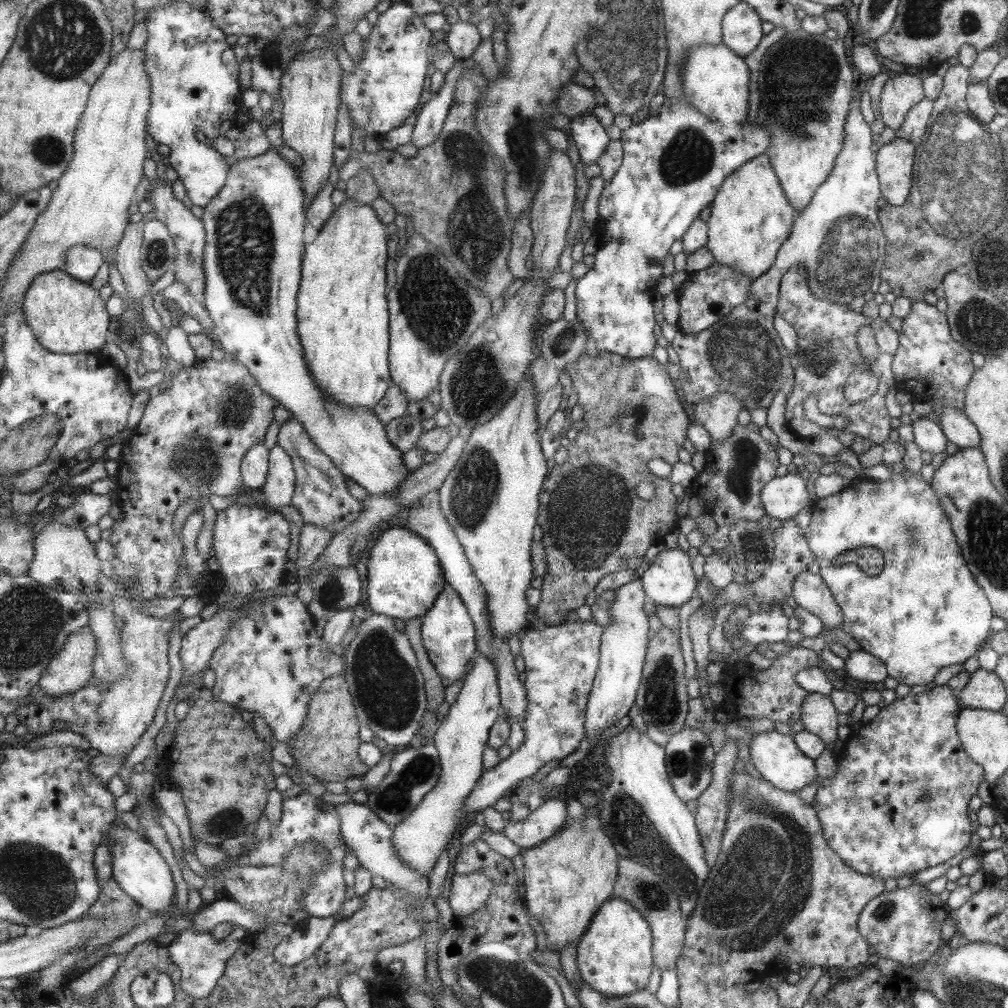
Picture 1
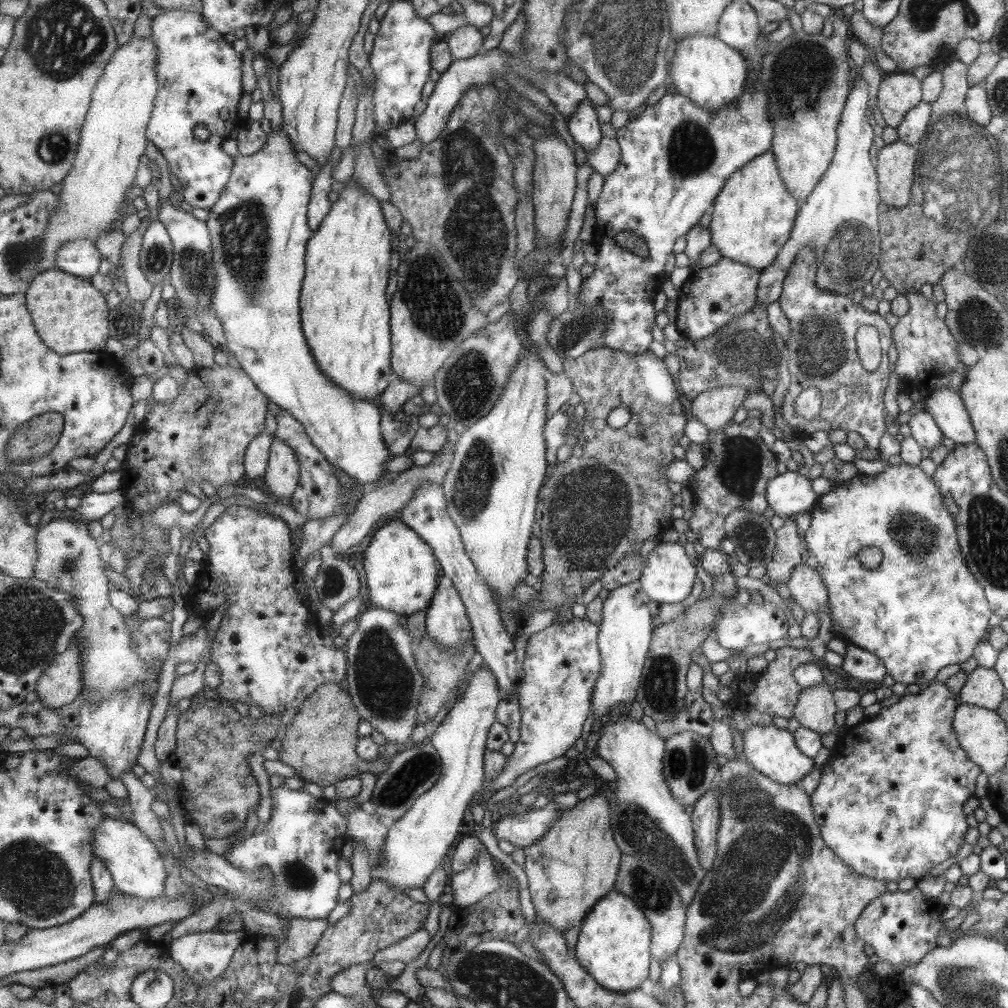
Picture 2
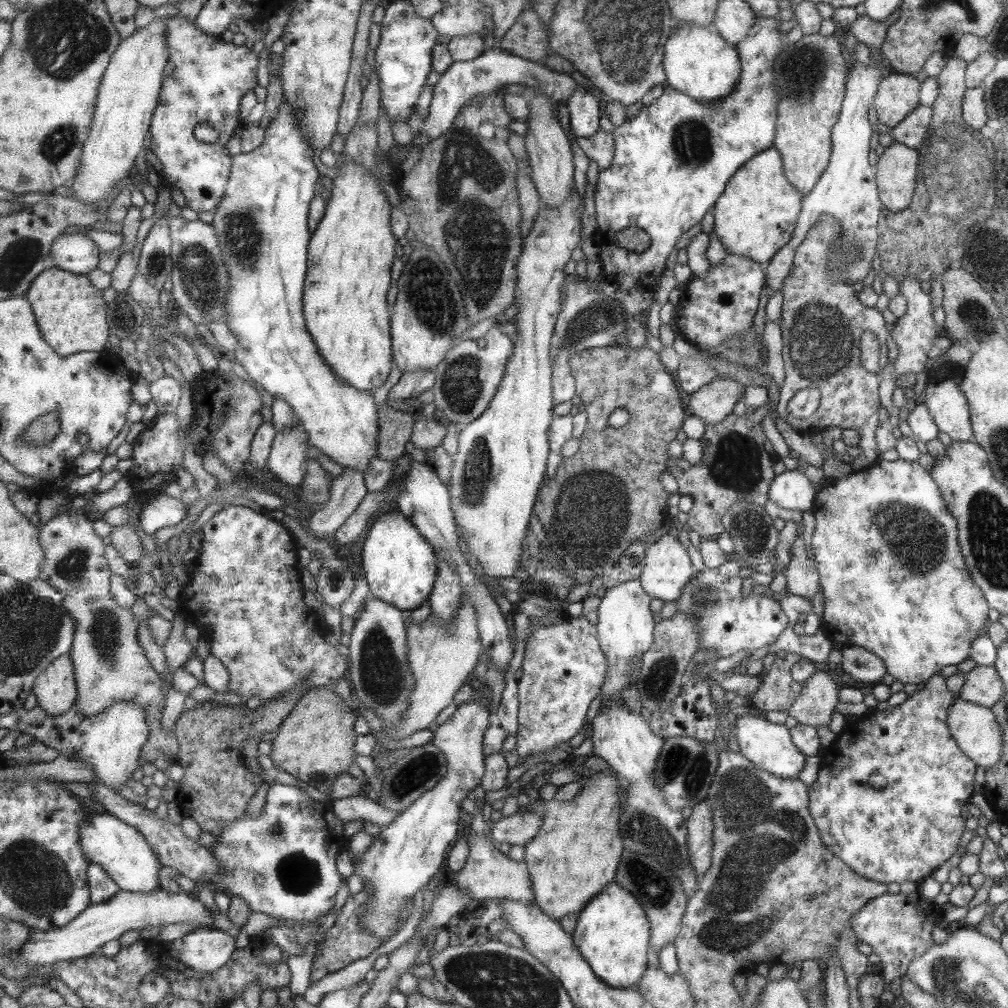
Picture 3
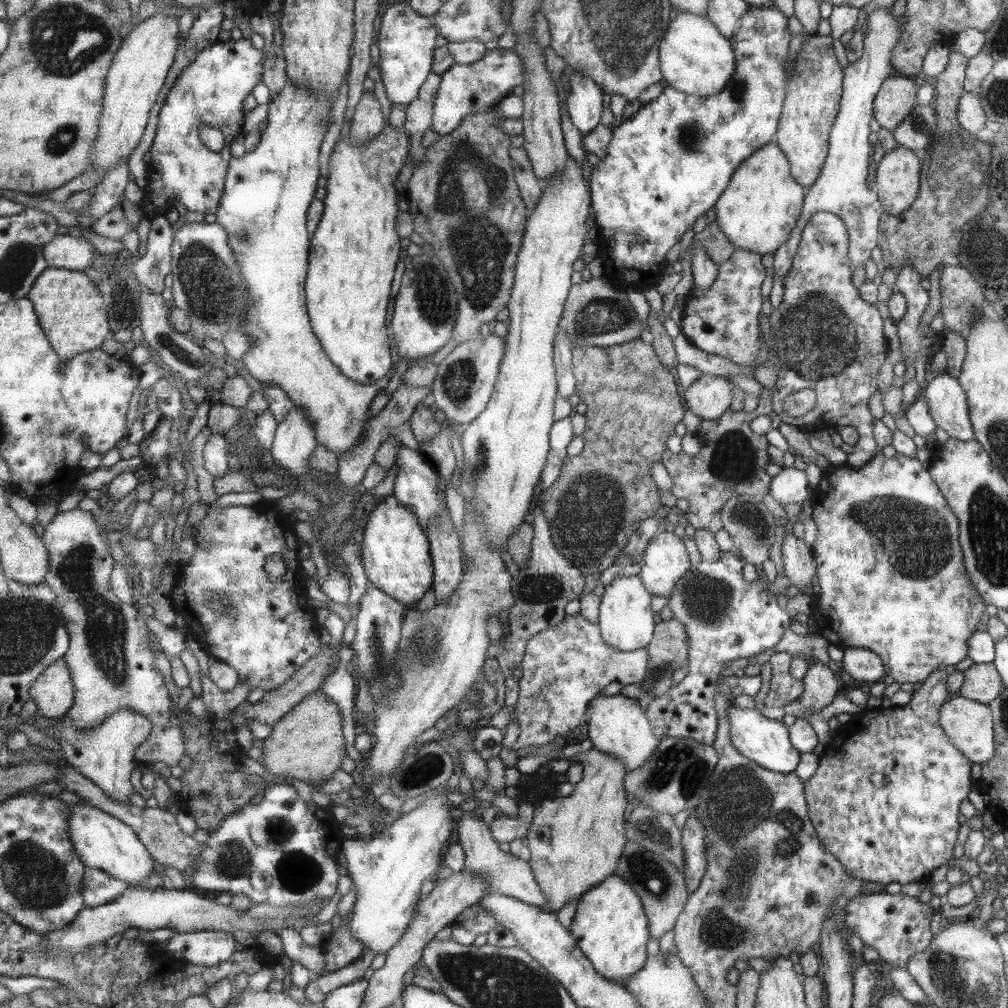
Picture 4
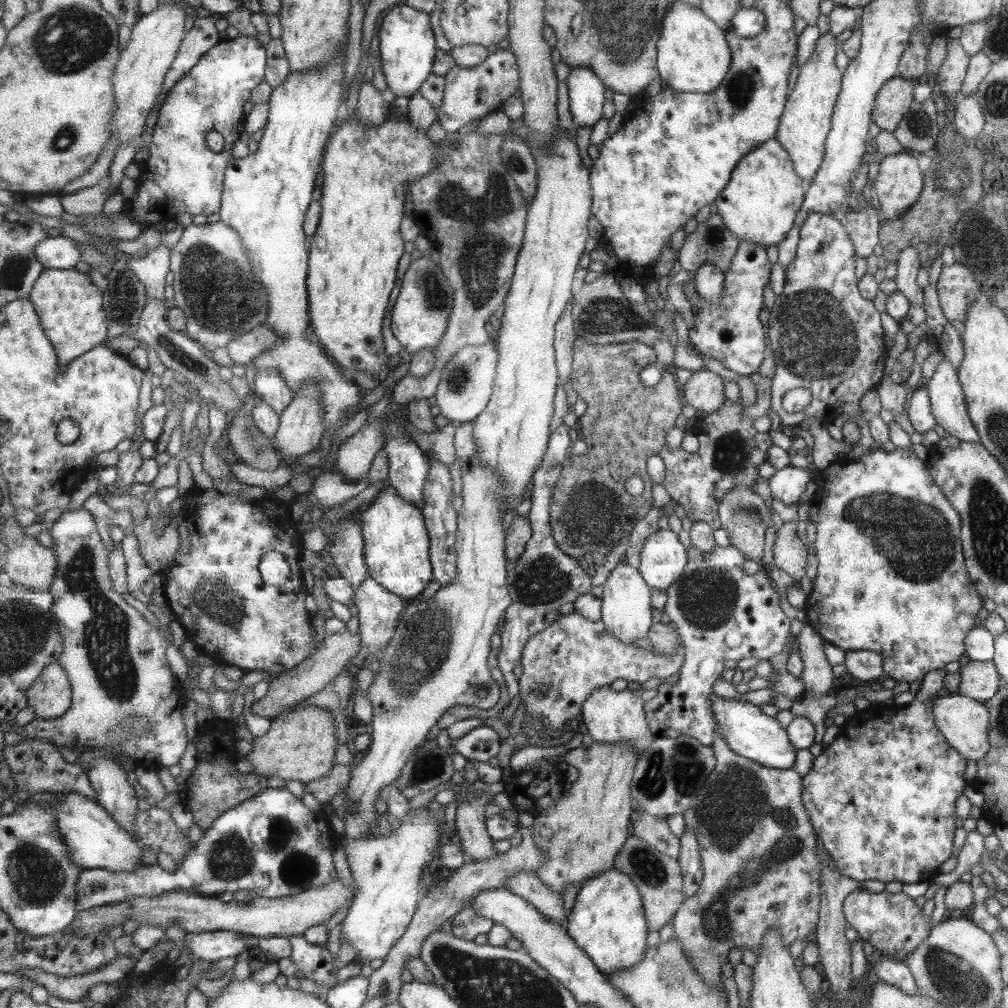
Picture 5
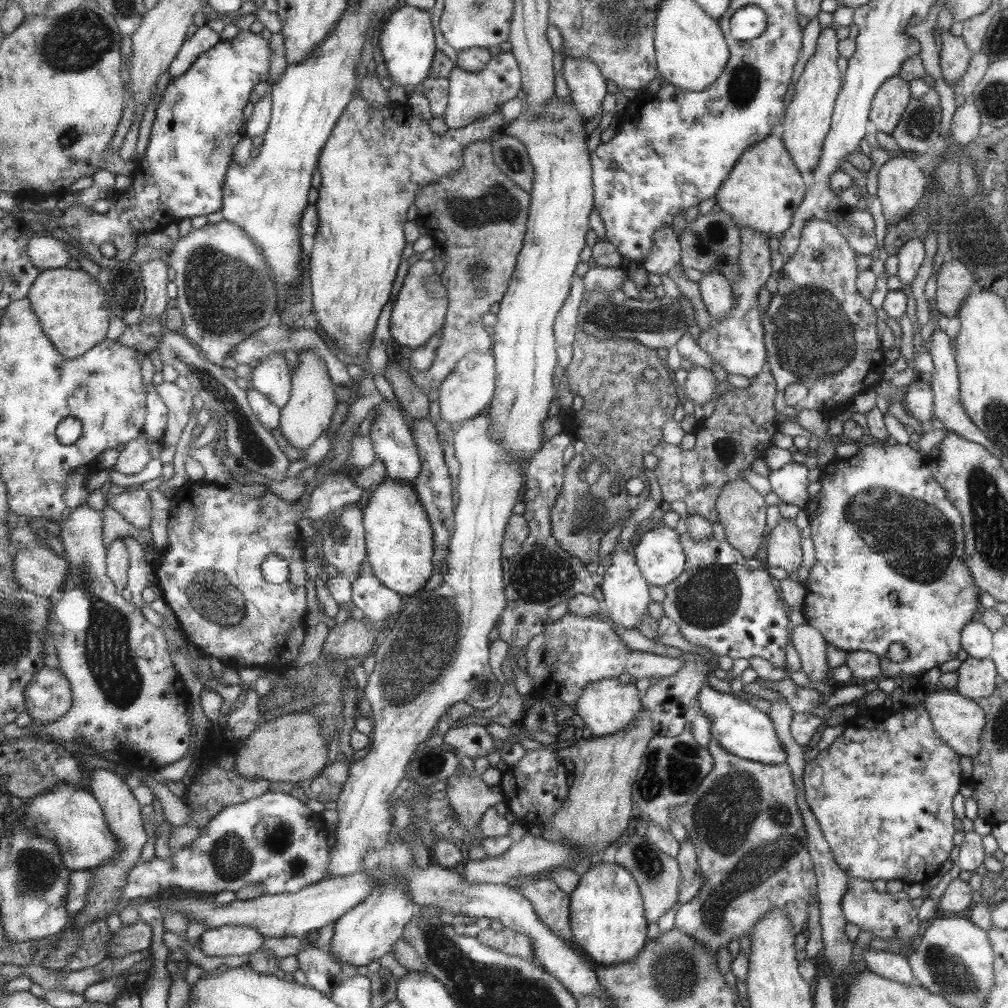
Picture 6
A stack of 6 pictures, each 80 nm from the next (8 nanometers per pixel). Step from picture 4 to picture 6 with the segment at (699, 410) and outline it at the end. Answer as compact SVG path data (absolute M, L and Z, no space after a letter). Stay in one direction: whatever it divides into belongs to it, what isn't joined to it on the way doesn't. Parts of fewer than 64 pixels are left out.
M693 366L686 371L686 383L682 388L684 399L691 400L695 406L701 406L715 398L717 380L710 370Z

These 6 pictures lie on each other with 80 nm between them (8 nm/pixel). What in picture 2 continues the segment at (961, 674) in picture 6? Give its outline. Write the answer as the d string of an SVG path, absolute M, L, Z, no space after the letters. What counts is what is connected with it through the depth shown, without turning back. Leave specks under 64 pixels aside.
M979 665L966 674L966 681L957 695L958 702L992 711L1004 698L1005 692L998 673L993 668L983 668Z

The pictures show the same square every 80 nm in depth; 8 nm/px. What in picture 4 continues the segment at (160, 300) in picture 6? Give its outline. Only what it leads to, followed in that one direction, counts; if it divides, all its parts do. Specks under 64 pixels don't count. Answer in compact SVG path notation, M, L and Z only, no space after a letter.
M163 214L151 219L151 229L146 253L130 269L140 280L142 286L150 288L155 294L163 294L165 278L172 274L172 246L175 242L173 223Z

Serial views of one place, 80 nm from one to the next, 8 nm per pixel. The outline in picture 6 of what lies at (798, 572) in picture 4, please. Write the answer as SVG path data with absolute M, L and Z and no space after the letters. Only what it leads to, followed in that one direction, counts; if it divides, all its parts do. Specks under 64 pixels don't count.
M780 519L769 532L766 541L766 564L771 568L783 568L794 576L801 562L797 526L791 522L791 519Z

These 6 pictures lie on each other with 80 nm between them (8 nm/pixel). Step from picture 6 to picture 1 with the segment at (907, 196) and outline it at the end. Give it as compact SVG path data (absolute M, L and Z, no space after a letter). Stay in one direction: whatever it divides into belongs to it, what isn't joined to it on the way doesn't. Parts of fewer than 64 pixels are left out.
M891 139L876 149L875 160L883 199L893 206L901 206L911 192L913 170L913 142Z

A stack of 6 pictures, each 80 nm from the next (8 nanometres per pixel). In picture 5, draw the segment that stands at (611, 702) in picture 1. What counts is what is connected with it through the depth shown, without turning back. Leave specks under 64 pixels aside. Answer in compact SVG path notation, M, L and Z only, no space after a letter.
M625 557L620 561L606 577L602 586L602 605L600 608L600 621L605 625L606 631L623 644L631 646L632 640L643 638L650 630L651 606L649 606L649 586L642 579L638 569L625 562Z

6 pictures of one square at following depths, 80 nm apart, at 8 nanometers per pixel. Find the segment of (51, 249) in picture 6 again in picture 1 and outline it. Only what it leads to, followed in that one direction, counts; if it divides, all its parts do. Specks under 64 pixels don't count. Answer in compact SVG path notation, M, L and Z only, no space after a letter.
M80 244L67 251L63 269L80 281L90 283L106 263L104 254L96 248Z

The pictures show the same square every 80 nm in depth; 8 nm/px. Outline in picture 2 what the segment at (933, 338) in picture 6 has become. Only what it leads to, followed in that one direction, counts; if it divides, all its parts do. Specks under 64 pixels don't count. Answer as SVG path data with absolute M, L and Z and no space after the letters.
M949 388L935 389L922 401L922 407L933 417L943 437L955 444L975 442L975 432L957 392Z

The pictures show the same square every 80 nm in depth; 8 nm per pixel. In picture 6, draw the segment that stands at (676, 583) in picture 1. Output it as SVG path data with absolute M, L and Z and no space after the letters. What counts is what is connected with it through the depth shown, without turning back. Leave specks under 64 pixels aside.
M650 527L636 538L632 551L641 575L653 586L662 588L682 574L684 552L669 527Z

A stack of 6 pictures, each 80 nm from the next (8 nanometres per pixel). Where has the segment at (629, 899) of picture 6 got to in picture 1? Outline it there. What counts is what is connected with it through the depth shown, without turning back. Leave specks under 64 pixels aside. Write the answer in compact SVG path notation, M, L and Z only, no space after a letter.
M610 896L576 944L576 967L581 981L605 996L641 991L651 972L651 935L643 916L622 898Z

